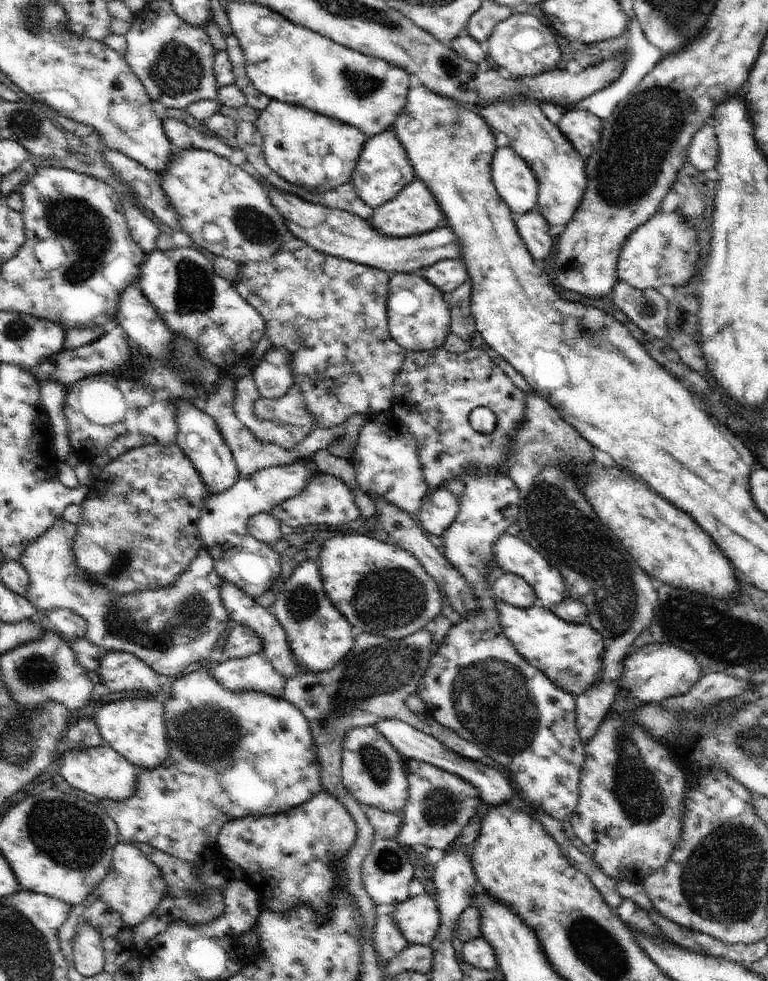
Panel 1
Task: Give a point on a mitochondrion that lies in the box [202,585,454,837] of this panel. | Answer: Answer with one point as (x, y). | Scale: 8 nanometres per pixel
(380, 668)

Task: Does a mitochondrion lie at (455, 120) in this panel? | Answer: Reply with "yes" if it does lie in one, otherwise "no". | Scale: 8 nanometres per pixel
yes

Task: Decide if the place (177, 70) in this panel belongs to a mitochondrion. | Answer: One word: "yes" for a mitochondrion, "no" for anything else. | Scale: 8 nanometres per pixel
yes

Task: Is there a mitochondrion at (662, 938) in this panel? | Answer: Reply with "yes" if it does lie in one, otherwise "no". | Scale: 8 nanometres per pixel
no

